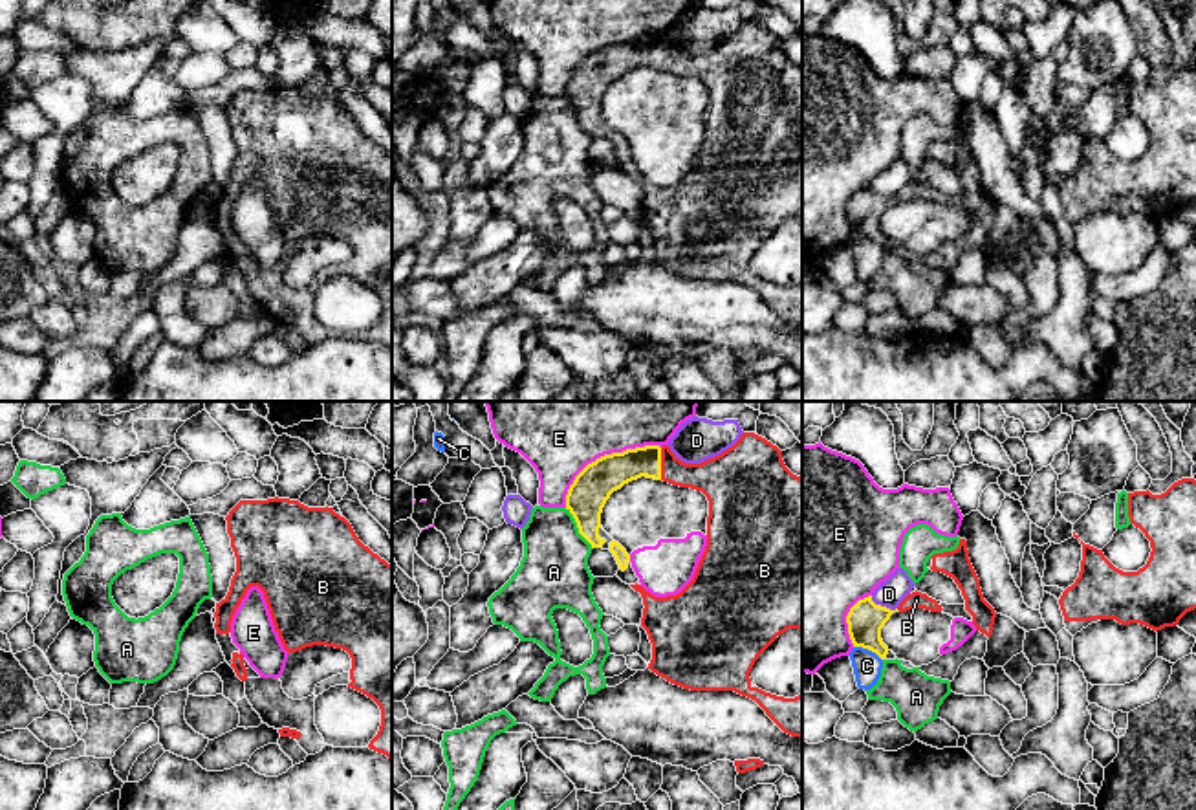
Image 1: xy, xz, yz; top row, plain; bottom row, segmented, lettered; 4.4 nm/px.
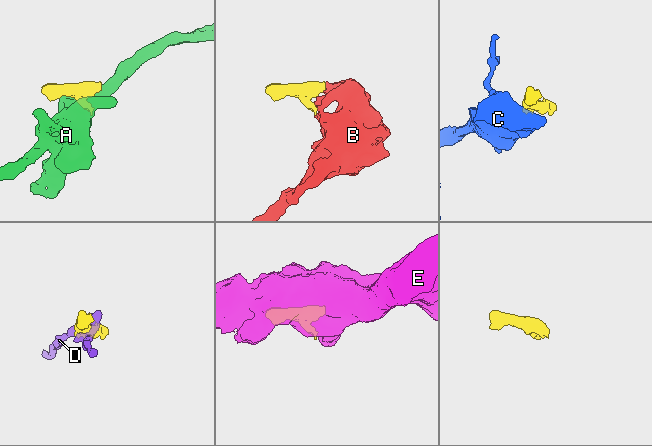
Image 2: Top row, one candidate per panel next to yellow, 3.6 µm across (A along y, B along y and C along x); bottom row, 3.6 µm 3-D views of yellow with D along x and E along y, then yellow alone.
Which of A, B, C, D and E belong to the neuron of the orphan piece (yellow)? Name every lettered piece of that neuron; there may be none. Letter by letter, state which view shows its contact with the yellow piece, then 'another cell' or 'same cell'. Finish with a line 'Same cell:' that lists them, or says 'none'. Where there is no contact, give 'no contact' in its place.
A: meets yellow in xz; another cell
B: meets yellow in xz; same cell
C: meets yellow in yz; another cell
D: meets yellow in yz; another cell
E: meets yellow in xz; another cell
Same cell: B

